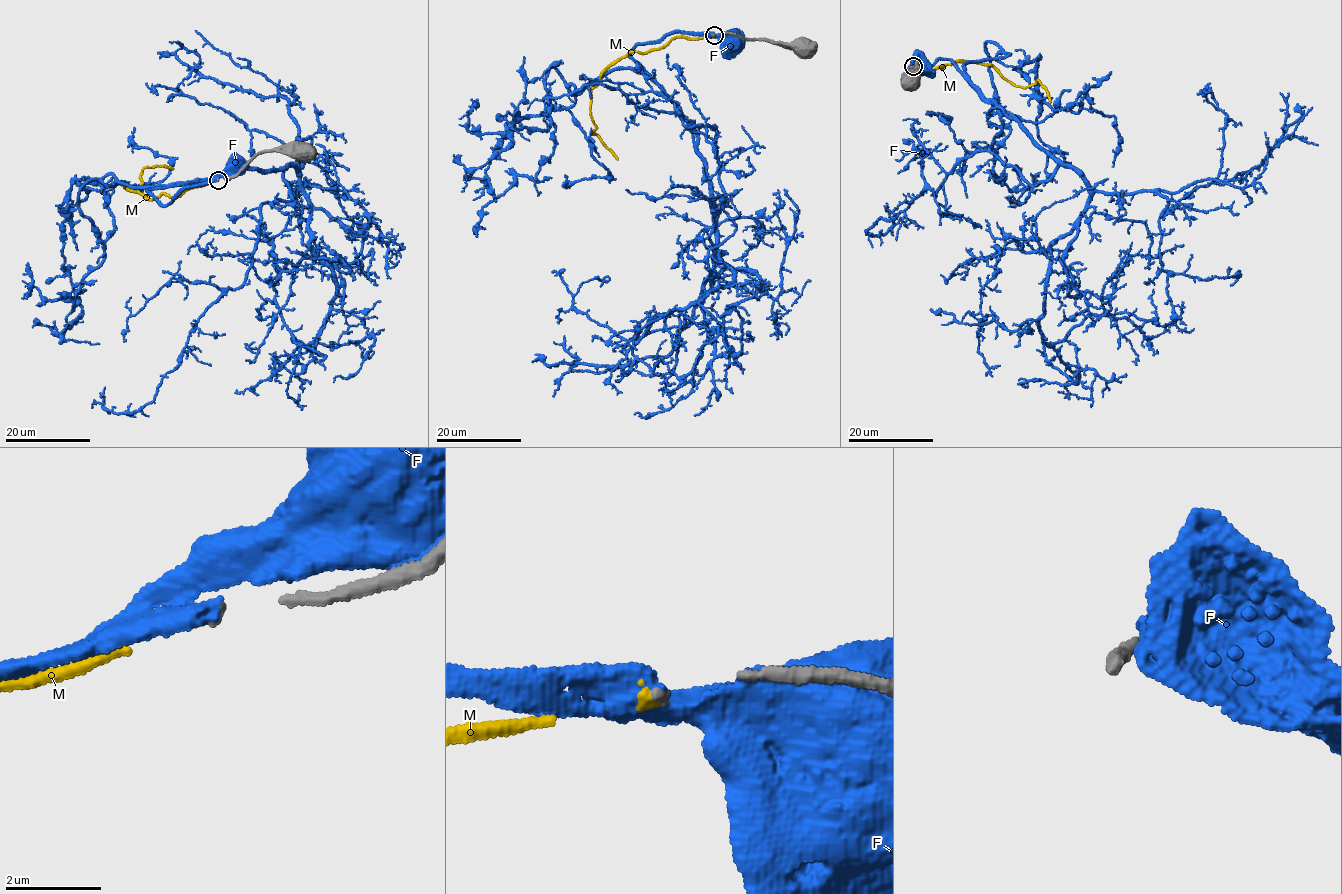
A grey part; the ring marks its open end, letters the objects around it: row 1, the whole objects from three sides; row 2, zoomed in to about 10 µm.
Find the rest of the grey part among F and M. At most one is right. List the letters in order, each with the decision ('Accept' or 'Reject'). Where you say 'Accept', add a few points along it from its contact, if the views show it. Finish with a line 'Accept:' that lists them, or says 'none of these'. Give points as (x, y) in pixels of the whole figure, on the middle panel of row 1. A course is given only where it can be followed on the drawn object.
F: Reject
M: Accept. Its course: (714, 34), (629, 51), (603, 73), (591, 90), (592, 132), (617, 159)
Accept: M

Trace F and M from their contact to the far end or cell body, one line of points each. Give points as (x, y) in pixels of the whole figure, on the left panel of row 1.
F: (218, 179), (230, 174), (234, 167)
M: (218, 179), (173, 197), (147, 198), (124, 187), (136, 189), (145, 167), (173, 169)

